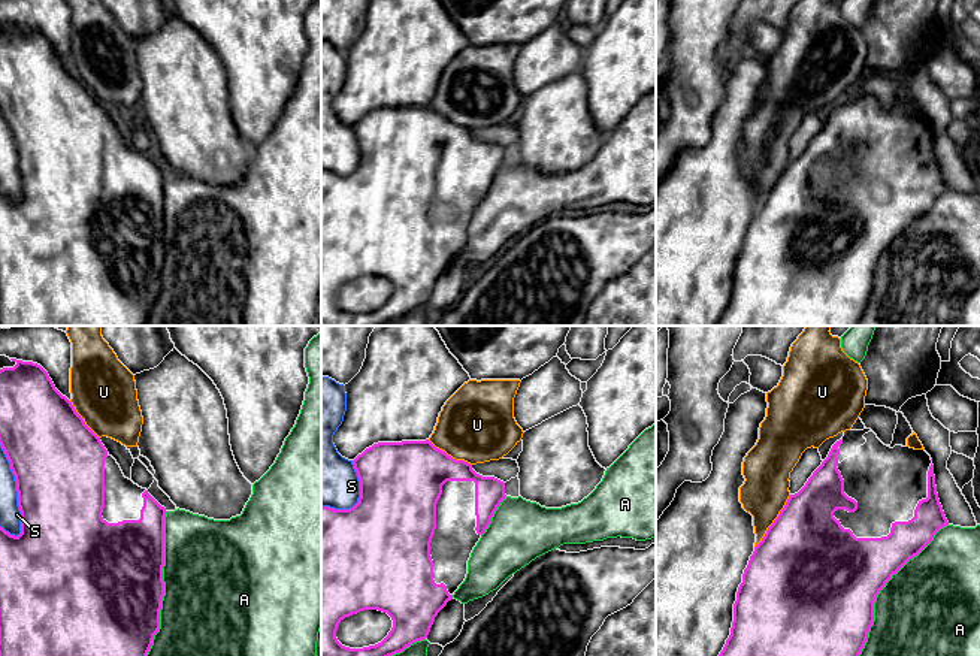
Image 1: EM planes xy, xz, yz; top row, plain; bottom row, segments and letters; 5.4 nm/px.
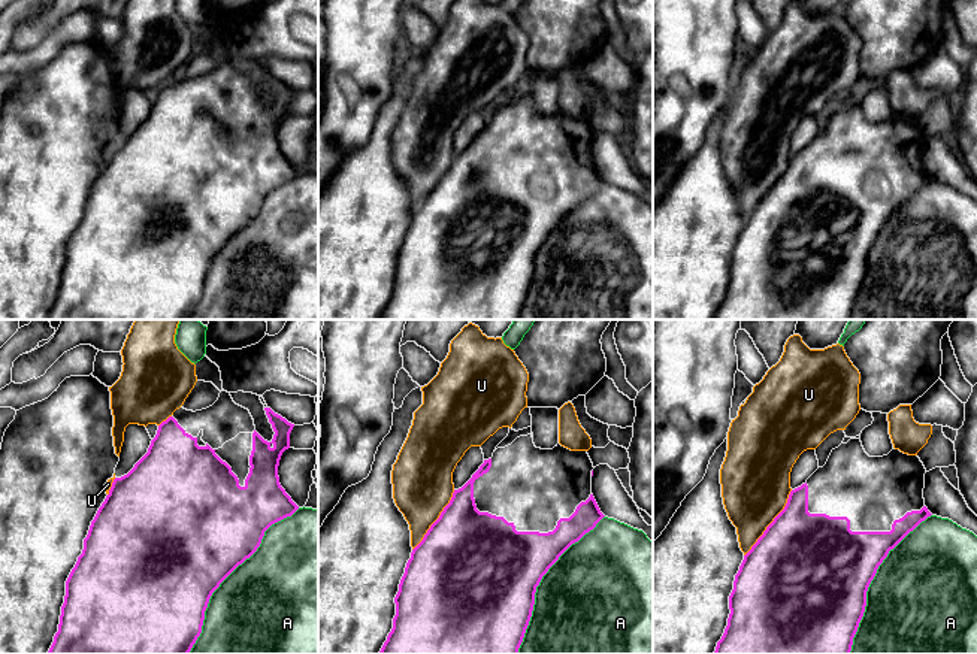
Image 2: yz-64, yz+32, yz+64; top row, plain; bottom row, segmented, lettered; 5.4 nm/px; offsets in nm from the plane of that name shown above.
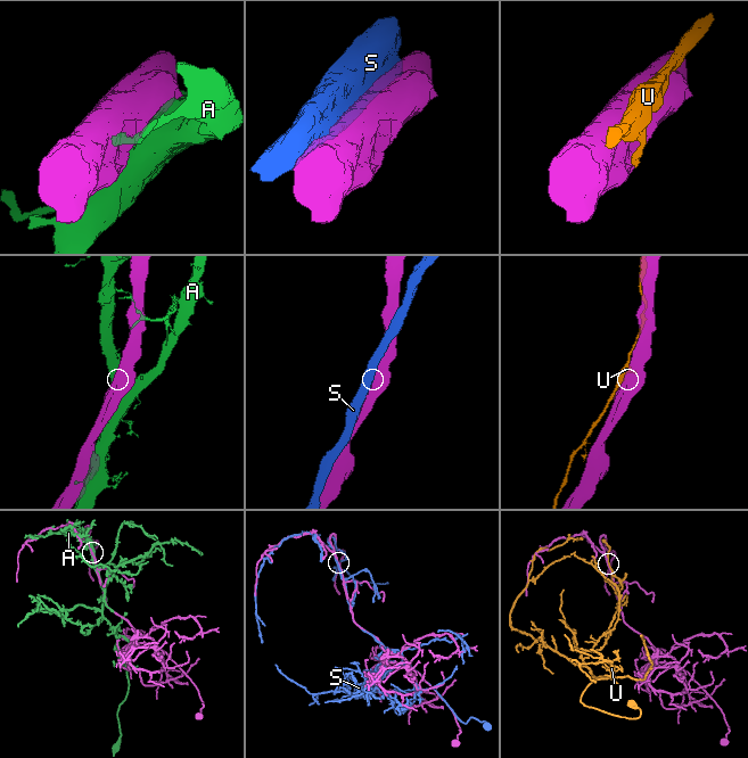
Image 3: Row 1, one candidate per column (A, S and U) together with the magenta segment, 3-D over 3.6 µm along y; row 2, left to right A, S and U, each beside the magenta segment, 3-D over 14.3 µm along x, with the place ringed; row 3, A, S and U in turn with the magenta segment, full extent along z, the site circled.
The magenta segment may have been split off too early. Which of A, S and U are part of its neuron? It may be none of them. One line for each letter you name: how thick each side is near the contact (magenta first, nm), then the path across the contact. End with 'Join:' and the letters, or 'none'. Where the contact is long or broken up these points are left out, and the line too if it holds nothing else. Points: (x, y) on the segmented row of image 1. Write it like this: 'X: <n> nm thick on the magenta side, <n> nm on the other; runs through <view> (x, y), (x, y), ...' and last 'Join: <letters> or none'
Join: none

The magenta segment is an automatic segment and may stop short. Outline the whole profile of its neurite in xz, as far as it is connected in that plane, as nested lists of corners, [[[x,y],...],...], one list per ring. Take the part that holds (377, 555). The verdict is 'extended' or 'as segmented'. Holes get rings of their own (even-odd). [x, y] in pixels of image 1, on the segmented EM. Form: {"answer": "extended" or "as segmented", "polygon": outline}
{"answer": "extended", "polygon": [[[429,439],[378,442],[366,448],[353,460],[360,481],[359,502],[350,510],[335,510],[321,507],[321,656],[393,656],[403,652],[411,644],[426,640],[438,613],[453,599],[454,592],[465,581],[468,574],[468,560],[481,535],[489,527],[491,517],[500,502],[505,499],[505,483],[494,477],[483,477],[472,469],[465,460],[456,460],[445,451],[436,448]],[[365,610],[378,610],[387,613],[393,620],[388,635],[378,644],[350,649],[342,646],[336,638],[339,623],[353,614]]]}

